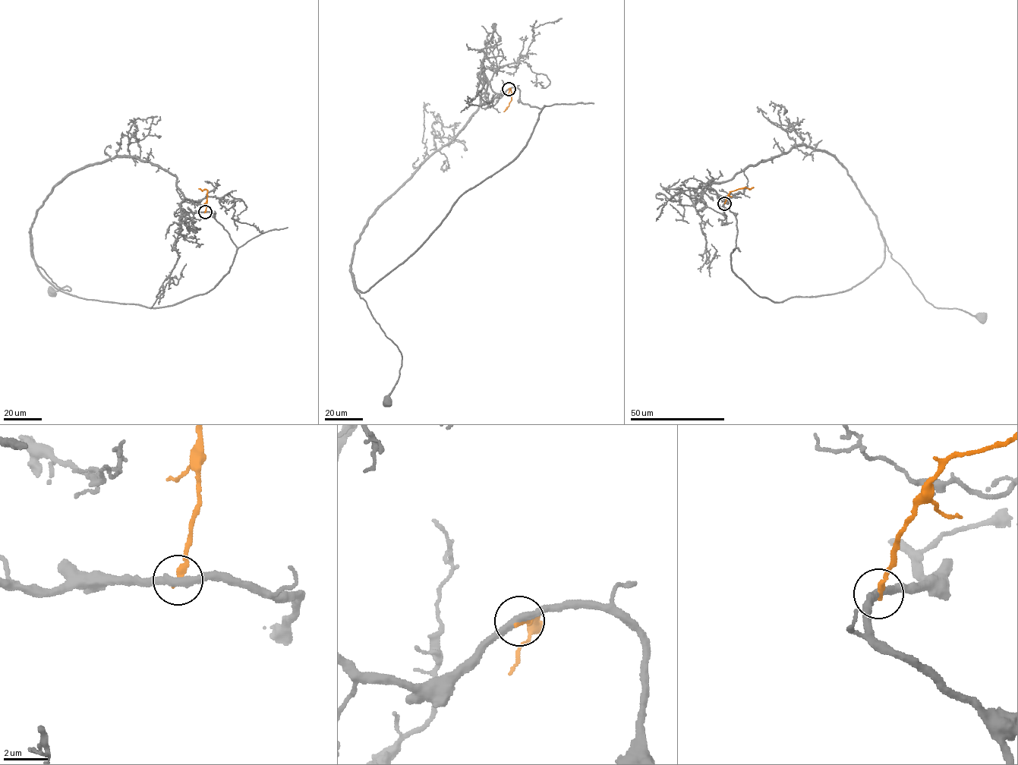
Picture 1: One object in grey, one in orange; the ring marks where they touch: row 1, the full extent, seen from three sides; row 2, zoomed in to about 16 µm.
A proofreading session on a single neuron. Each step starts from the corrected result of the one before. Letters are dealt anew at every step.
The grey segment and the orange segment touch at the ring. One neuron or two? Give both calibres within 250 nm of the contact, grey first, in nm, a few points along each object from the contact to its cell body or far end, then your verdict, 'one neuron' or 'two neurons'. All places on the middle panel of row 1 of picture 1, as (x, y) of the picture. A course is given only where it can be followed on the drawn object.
360/280 nm | grey via (508, 88), (544, 106), (527, 142), (402, 262), (355, 288), (401, 357), (386, 402) | orange via (508, 88), (511, 91), (511, 102), (503, 111) | two neurons

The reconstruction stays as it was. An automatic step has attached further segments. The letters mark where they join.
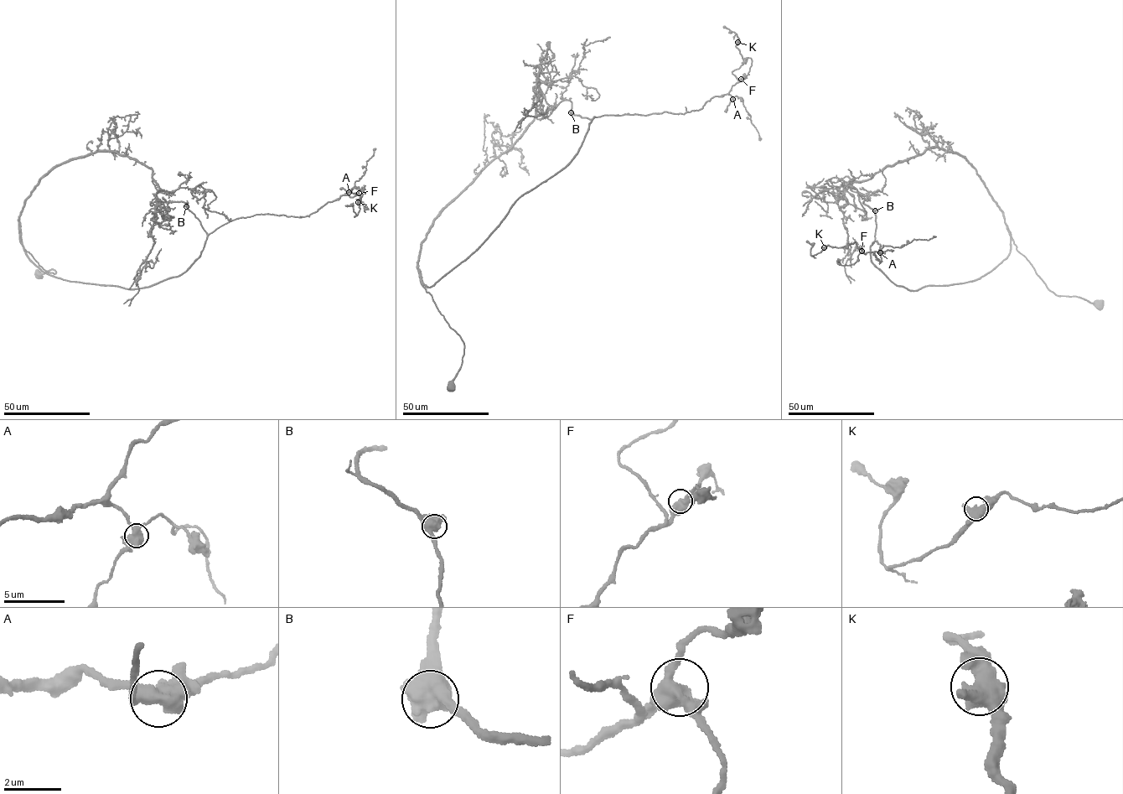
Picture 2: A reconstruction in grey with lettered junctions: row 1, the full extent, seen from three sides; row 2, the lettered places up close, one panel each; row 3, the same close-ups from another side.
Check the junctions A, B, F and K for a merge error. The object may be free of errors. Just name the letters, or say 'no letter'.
no letter

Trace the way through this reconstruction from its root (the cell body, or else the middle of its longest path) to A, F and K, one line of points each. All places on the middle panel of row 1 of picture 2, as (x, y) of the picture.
A: (450, 386), (463, 342), (421, 282), (466, 260), (517, 199), (566, 168), (593, 116), (685, 113), (732, 99)
F: (450, 386), (463, 342), (421, 282), (466, 260), (517, 199), (566, 168), (593, 116), (700, 110), (741, 79)
K: (450, 386), (463, 342), (421, 282), (566, 168), (593, 116), (685, 113), (727, 94), (737, 42)

